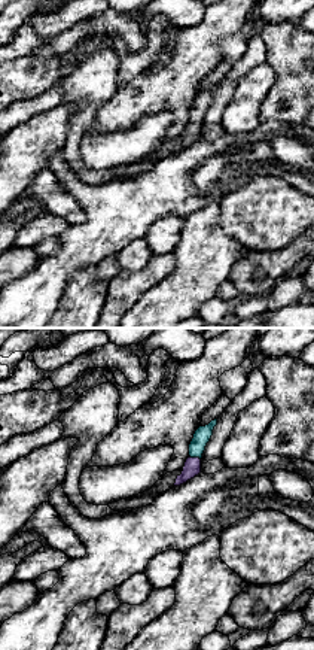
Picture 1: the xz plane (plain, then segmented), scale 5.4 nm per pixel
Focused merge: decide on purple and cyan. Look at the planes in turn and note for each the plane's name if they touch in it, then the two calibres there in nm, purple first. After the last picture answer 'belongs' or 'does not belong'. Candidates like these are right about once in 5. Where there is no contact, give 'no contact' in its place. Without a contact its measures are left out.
contact in xz; calibres 100 and 90 nm

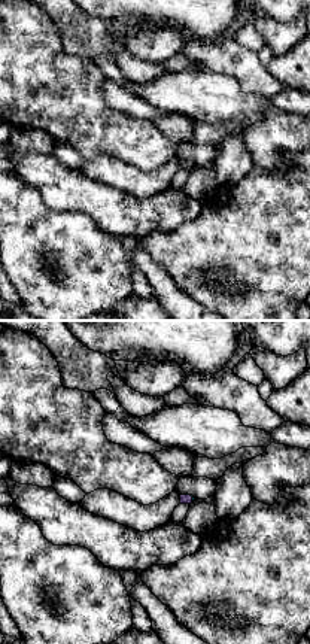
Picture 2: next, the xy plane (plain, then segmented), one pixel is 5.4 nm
contact in xy; calibres 50 and 20 nm

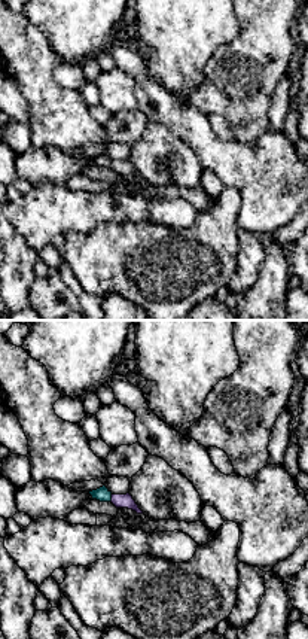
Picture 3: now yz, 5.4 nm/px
contact in yz; calibres 80 and 80 nm

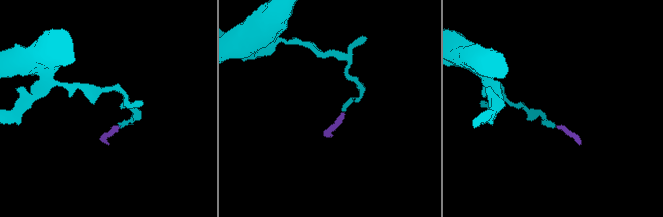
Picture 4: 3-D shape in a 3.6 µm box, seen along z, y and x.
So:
belongs

